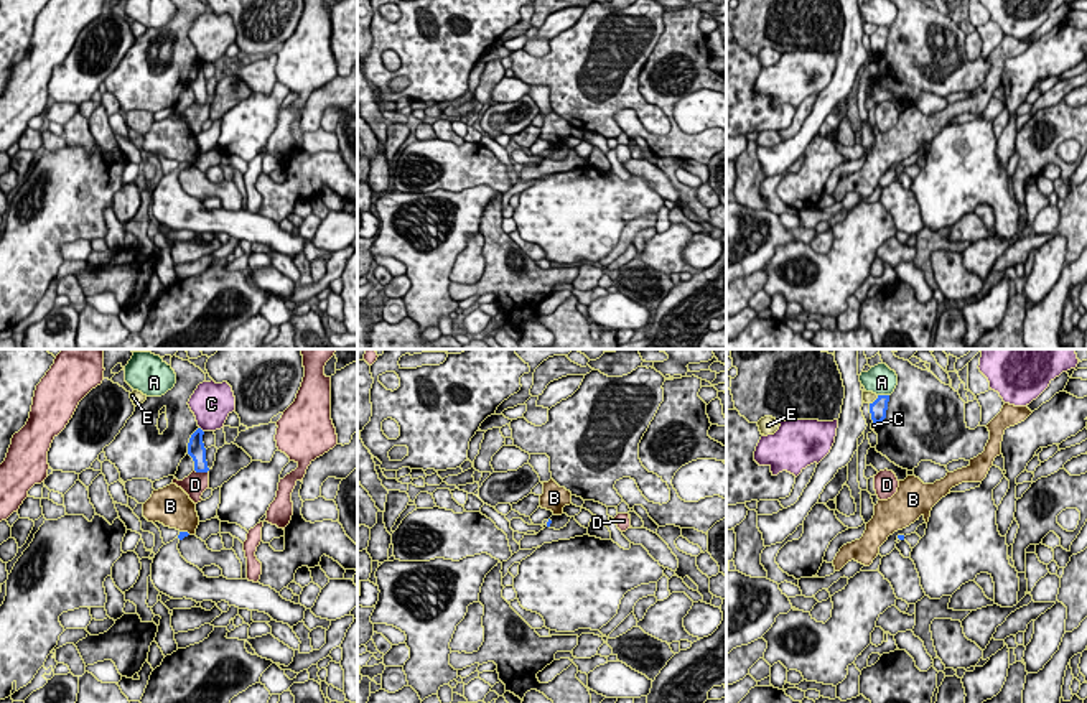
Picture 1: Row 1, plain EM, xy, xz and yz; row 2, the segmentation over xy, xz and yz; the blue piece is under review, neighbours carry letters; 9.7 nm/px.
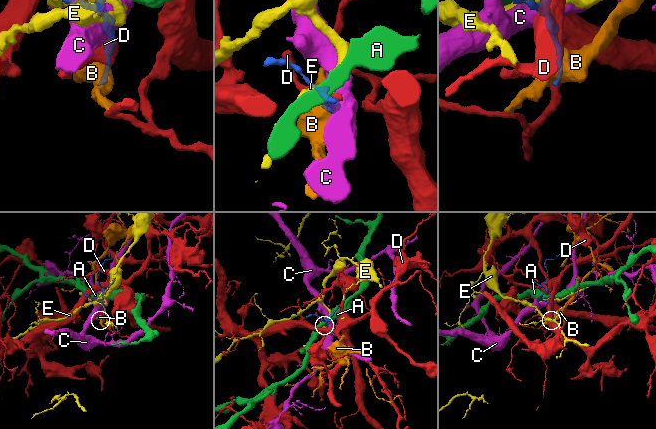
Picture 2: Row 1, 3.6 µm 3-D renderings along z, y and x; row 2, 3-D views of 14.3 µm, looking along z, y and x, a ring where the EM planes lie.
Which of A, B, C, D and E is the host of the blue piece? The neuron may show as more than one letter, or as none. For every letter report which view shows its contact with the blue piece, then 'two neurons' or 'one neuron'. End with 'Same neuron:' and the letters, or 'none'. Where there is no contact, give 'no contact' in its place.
A: contact in yz; two neurons
B: contact in xy; two neurons
C: contact in xy; two neurons
D: contact in xy; two neurons
E: contact in yz; two neurons
Same neuron: none

